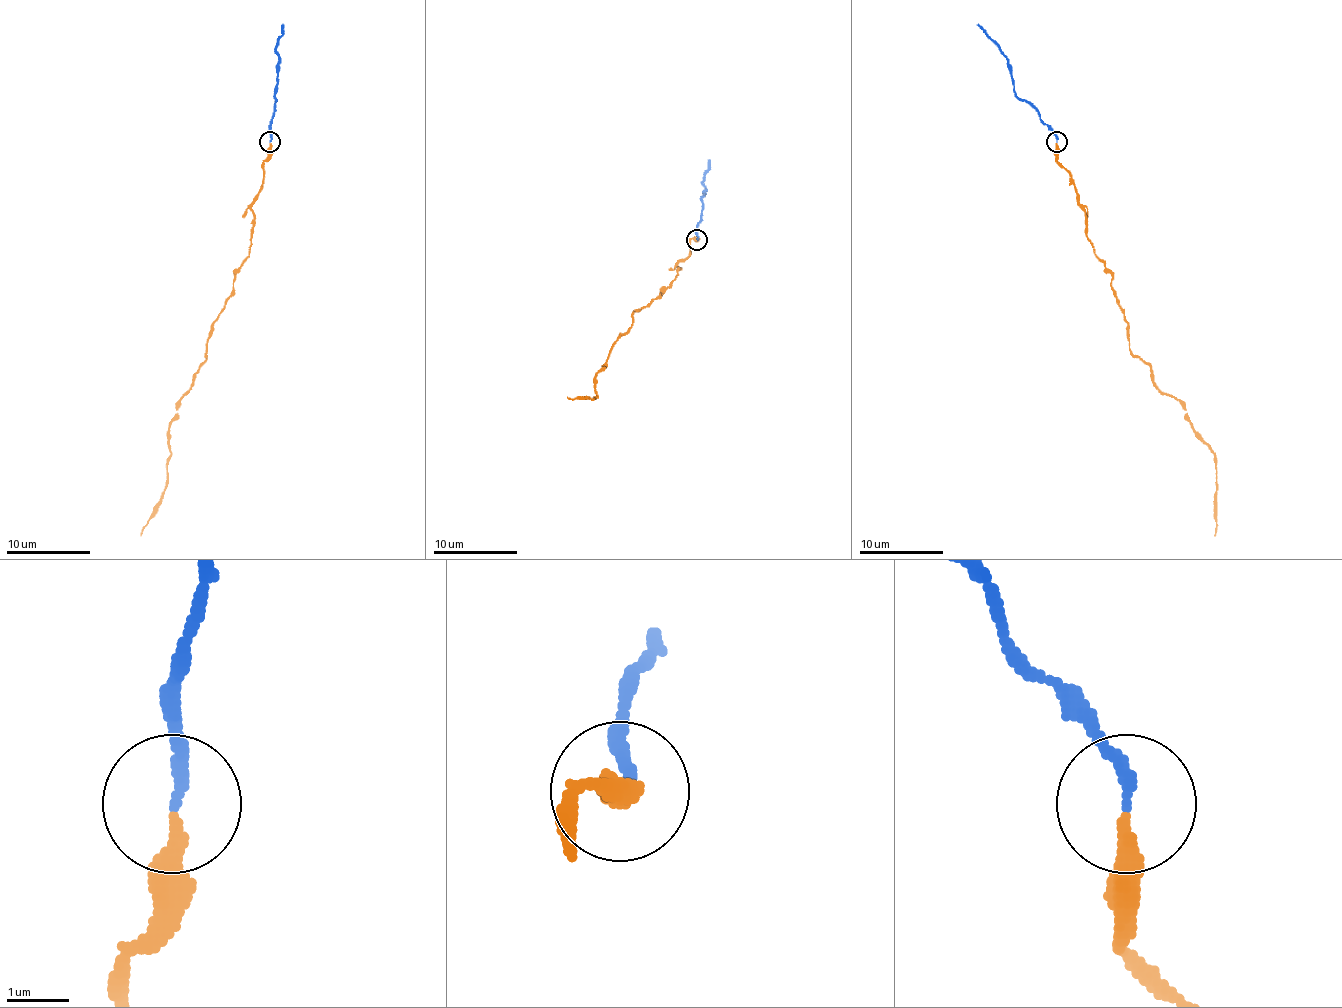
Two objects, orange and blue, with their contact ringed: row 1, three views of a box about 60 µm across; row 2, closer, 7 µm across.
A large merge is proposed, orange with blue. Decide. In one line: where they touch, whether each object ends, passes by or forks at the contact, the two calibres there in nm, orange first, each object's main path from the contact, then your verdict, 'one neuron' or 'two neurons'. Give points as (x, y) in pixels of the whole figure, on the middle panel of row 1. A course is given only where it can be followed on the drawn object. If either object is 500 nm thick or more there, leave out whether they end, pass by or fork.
at (696, 239); orange ends there; blue ends there; 280 nm thick on the orange side, 180 nm on the other; orange runs (696, 239), (677, 264), (675, 281), (633, 312), (633, 325), (595, 375), (595, 398), (568, 396); blue runs (696, 239), (704, 188), (702, 178), (708, 169), (708, 161); one neuron

